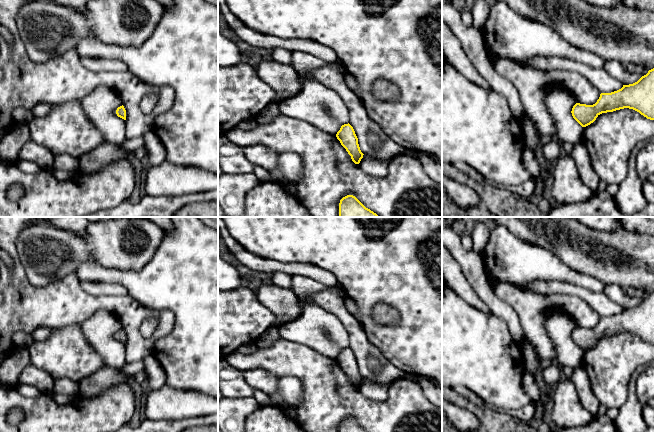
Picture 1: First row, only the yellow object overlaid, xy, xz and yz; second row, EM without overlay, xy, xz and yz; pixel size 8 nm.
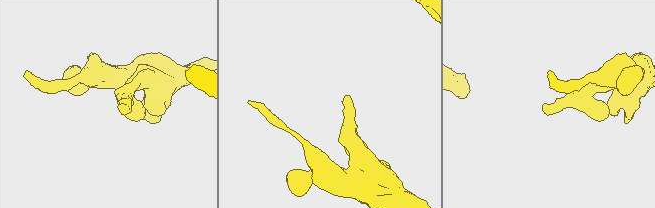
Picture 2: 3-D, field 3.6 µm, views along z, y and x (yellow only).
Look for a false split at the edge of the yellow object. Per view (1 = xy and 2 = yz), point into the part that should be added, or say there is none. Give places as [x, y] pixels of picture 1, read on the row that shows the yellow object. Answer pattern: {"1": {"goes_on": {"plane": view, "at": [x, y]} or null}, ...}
{"1": {"goes_on": null}, "2": {"goes_on": null}}

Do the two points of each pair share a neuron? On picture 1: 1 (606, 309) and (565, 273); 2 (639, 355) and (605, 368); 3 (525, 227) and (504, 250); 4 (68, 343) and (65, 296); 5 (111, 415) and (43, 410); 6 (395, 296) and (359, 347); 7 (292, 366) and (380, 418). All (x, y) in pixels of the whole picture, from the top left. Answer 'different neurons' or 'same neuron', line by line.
1: different neurons
2: same neuron
3: different neurons
4: different neurons
5: same neuron
6: different neurons
7: same neuron

